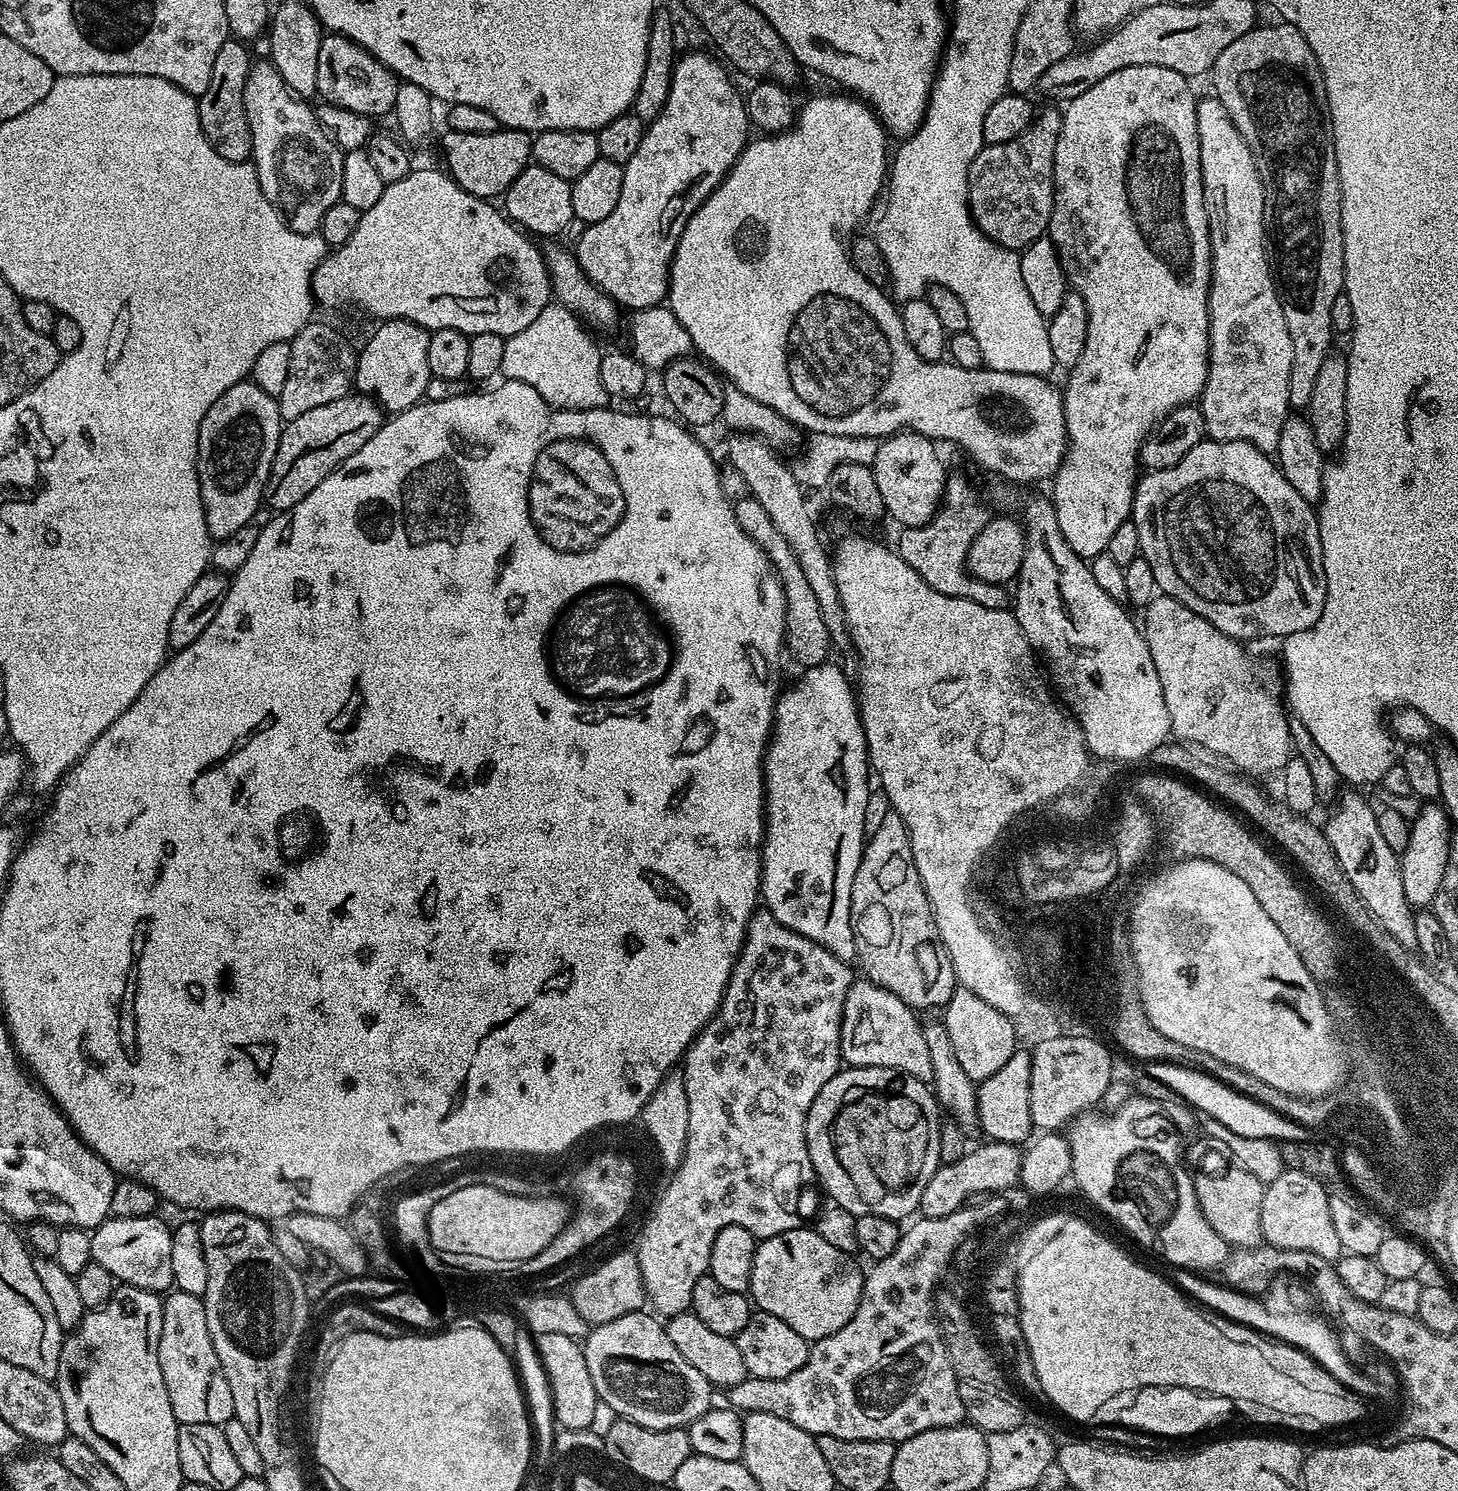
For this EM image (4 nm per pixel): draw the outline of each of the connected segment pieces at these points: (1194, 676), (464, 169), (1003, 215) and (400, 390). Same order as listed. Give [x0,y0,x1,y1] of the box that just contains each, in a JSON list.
[[1142,594,1293,778],[440,126,533,198],[968,107,1060,250],[355,320,432,413]]

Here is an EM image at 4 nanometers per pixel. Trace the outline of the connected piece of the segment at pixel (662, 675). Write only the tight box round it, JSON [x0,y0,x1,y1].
[540,580,680,704]

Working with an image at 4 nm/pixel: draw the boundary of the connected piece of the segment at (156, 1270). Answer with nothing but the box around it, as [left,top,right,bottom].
[90,1214,173,1294]

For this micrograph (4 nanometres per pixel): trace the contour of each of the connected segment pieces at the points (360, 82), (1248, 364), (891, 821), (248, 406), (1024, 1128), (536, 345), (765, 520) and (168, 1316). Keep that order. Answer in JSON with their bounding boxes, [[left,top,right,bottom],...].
[[316,33,400,118],[1197,95,1294,454],[850,811,958,1010],[198,379,282,541],[976,1050,1034,1146],[501,302,610,410],[734,494,833,669],[158,1291,234,1426]]

